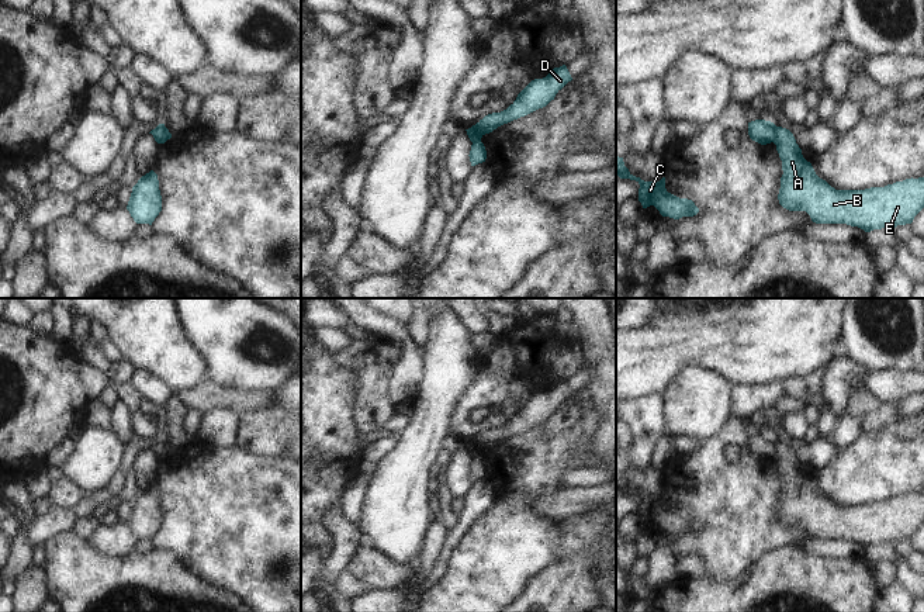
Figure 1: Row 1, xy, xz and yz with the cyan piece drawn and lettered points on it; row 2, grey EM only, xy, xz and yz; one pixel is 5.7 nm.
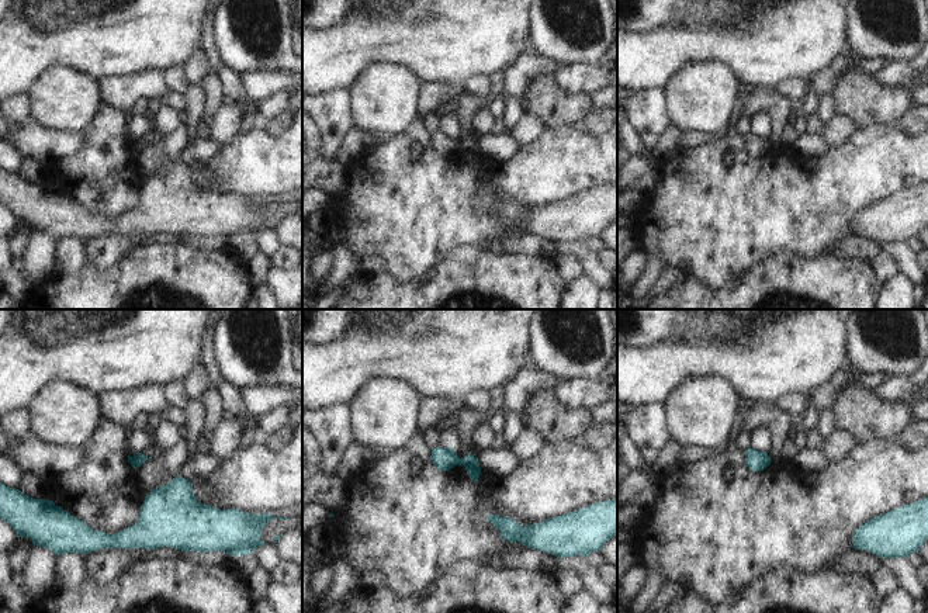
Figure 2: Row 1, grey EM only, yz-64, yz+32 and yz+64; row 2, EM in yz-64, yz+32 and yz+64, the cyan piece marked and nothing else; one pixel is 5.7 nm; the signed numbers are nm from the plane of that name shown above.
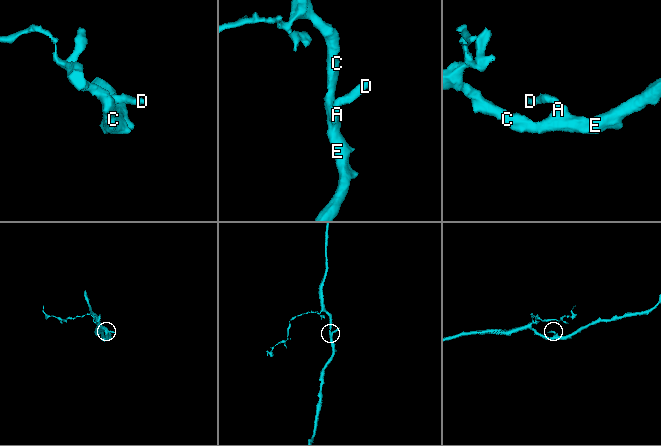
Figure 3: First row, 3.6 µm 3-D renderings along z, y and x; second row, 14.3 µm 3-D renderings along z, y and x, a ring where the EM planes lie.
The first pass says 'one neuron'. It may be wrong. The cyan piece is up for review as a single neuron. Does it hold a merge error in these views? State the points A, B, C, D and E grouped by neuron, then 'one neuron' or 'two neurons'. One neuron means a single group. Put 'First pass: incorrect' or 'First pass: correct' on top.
First pass: incorrect
A B C E / D; two neurons

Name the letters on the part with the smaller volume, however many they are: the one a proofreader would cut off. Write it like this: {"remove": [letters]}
{"remove": ["D"]}

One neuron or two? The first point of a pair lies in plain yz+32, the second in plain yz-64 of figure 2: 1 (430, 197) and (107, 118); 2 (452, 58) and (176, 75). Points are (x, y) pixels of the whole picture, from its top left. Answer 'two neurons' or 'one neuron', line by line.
1: one neuron
2: two neurons

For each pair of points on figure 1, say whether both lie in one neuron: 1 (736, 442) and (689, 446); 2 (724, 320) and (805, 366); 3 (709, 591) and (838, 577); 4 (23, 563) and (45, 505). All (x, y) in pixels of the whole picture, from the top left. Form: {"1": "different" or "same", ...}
{"1": "different", "2": "same", "3": "same", "4": "different"}

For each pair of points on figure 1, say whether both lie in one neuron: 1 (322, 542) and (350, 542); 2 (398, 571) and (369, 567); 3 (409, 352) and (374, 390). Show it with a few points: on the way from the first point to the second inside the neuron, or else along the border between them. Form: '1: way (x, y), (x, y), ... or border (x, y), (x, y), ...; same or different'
1: border (321, 522), (332, 540), (332, 550), (322, 564); different
2: way (391, 571), (379, 571), (376, 569); same
3: border (395, 342), (401, 356), (388, 373), (391, 407); different

